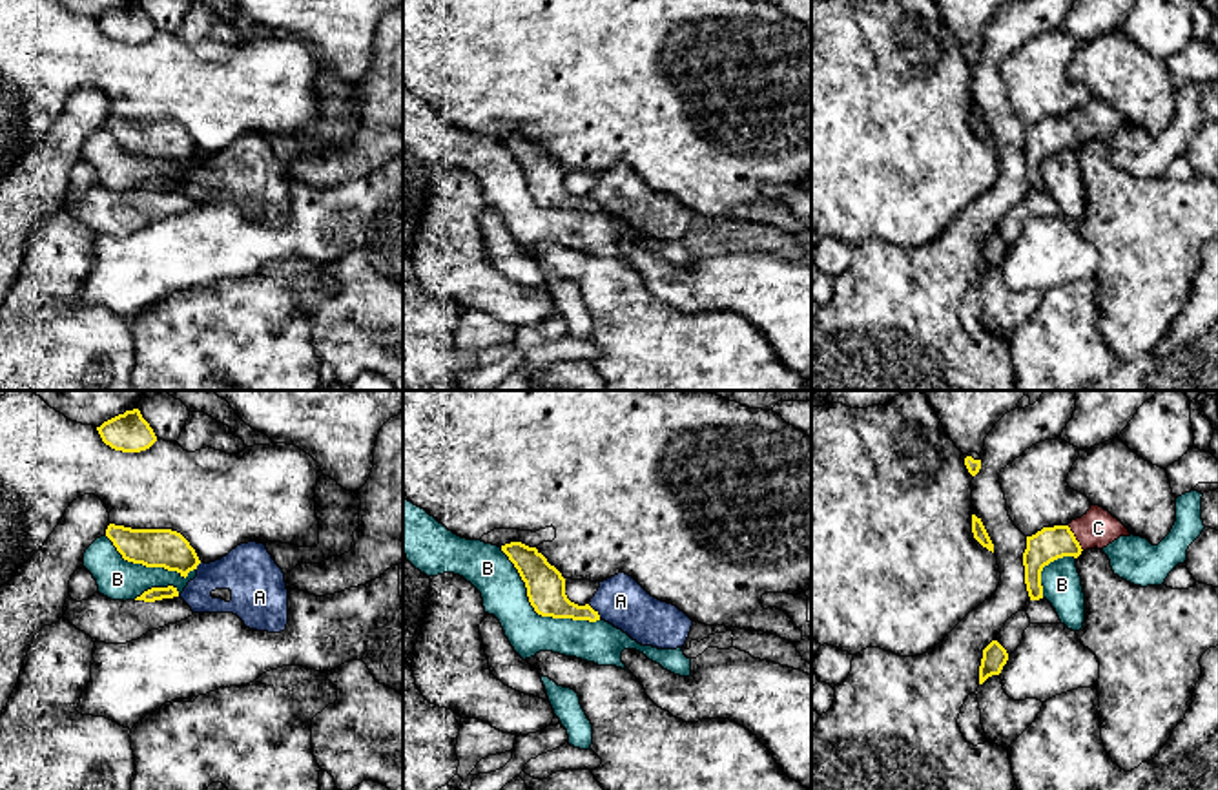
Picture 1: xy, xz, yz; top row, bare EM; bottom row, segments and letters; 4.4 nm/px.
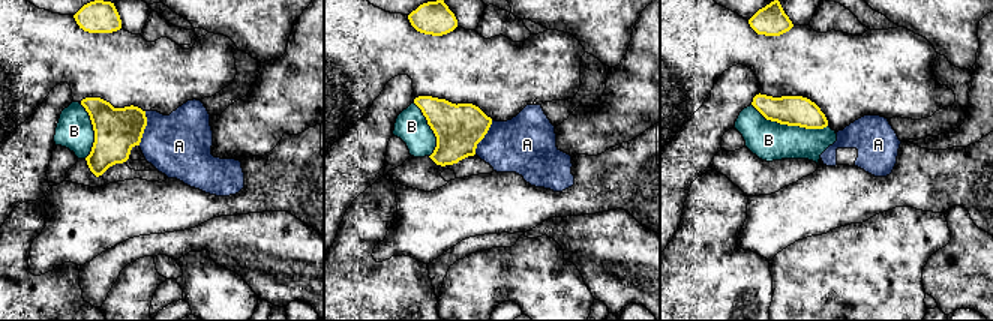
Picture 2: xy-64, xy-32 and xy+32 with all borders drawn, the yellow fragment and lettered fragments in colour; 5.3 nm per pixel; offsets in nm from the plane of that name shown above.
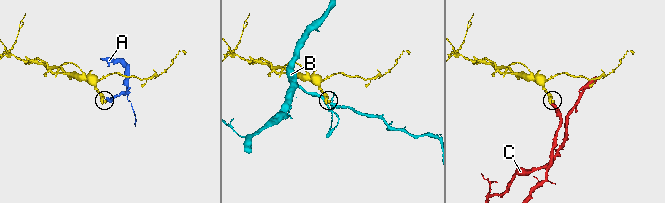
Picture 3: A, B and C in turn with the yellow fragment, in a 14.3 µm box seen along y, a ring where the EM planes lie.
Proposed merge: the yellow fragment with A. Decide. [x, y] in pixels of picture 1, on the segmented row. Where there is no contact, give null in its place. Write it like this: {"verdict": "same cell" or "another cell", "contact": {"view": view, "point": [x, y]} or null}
{"verdict": "another cell", "contact": {"view": "xz", "point": [595, 612]}}

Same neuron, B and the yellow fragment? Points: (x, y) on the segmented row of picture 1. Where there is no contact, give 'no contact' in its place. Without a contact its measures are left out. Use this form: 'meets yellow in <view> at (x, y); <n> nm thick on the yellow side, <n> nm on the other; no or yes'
meets yellow in xz at (536, 612); 180 nm thick on the yellow side, 200 nm on the other; no

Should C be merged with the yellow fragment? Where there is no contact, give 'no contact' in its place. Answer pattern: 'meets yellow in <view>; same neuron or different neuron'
meets yellow in yz; same neuron

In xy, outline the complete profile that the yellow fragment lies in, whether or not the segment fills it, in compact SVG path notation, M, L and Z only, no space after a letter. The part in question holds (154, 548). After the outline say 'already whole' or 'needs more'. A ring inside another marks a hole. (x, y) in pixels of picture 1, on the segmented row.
M109 524L106 536L113 542L124 560L146 567L164 567L188 577L201 564L195 549L171 529L131 529Z; already whole

